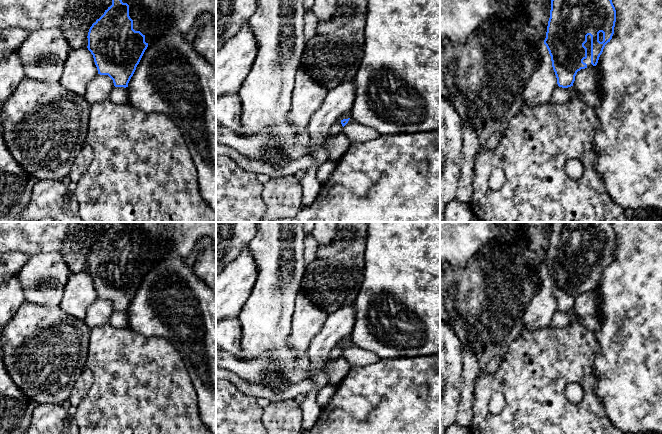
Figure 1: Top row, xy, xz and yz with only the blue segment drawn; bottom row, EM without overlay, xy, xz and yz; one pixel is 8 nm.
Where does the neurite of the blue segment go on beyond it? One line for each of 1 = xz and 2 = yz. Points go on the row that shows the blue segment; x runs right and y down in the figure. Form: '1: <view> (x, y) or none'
1: none
2: yz (588, 44)

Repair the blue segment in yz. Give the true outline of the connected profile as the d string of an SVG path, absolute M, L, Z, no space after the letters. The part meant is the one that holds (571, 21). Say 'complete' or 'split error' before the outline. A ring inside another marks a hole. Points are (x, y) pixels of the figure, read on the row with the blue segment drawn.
split error; M551 0L550 18L544 44L551 56L559 87L573 86L578 71L597 65L605 45L612 39L615 22L616 10L612 0Z

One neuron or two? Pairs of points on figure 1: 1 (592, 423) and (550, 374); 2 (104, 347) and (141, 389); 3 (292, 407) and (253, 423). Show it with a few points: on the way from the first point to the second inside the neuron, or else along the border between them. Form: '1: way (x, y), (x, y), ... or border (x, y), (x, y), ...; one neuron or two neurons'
1: way (577, 419), (550, 392), (550, 389); one neuron
2: way (114, 357), (135, 379); one neuron
3: border (264, 408), (262, 423); two neurons

